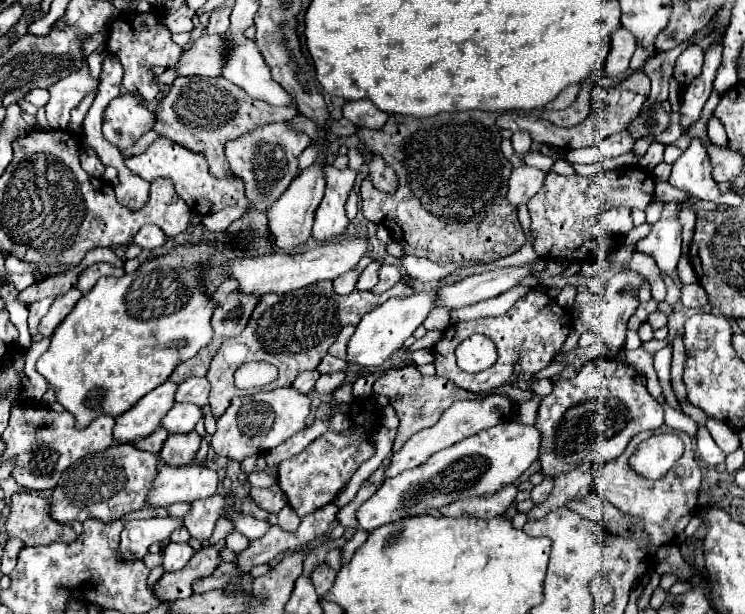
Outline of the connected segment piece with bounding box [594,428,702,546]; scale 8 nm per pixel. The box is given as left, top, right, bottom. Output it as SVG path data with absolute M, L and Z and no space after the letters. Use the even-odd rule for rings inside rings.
M660 428L660 430L650 430L650 432L642 432L642 434L636 434L628 448L624 450L624 454L620 454L616 460L610 460L606 462L600 472L594 474L594 488L596 492L600 494L600 486L602 486L602 494L618 508L622 510L624 514L630 514L630 516L640 516L644 520L644 530L650 534L650 540L652 544L656 546L662 546L662 544L668 544L672 542L688 524L688 520L694 516L696 512L696 502L698 502L698 488L700 488L700 482L702 482L702 474L700 474L700 468L694 460L694 450L692 450L692 444L686 444L686 440L690 442L690 436L678 432L678 430L672 430L672 428ZM654 434L676 434L684 440L684 454L680 456L680 460L672 466L672 470L660 478L660 480L650 480L650 478L644 478L644 476L638 476L638 472L634 472L628 464L628 458L632 456L632 452L636 450L636 446L654 436Z

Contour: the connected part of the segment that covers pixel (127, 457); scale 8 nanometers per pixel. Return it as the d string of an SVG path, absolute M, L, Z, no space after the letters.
M120 444L98 454L88 454L70 464L56 484L50 498L50 516L58 524L86 522L90 518L110 524L128 512L148 508L148 494L154 484L158 456L142 452L132 444Z

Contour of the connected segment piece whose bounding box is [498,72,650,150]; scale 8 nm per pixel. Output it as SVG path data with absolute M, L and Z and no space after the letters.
M634 72L632 76L628 76L626 80L622 80L620 84L602 88L602 86L594 86L592 88L592 104L590 104L590 114L586 116L586 120L582 120L578 126L572 128L560 128L548 120L538 120L532 116L524 116L524 114L504 114L498 118L498 128L510 128L512 132L528 132L532 136L534 142L546 144L546 146L554 146L560 150L572 150L572 148L584 148L584 146L592 146L598 140L616 134L616 132L624 132L628 128L628 124L638 116L642 104L646 102L650 94L650 78L644 72Z

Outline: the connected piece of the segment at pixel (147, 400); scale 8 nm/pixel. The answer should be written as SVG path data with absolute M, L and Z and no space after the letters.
M168 380L166 384L158 386L150 396L144 396L130 412L124 412L116 418L114 436L120 442L136 442L148 434L152 434L166 412L174 406L178 384Z

